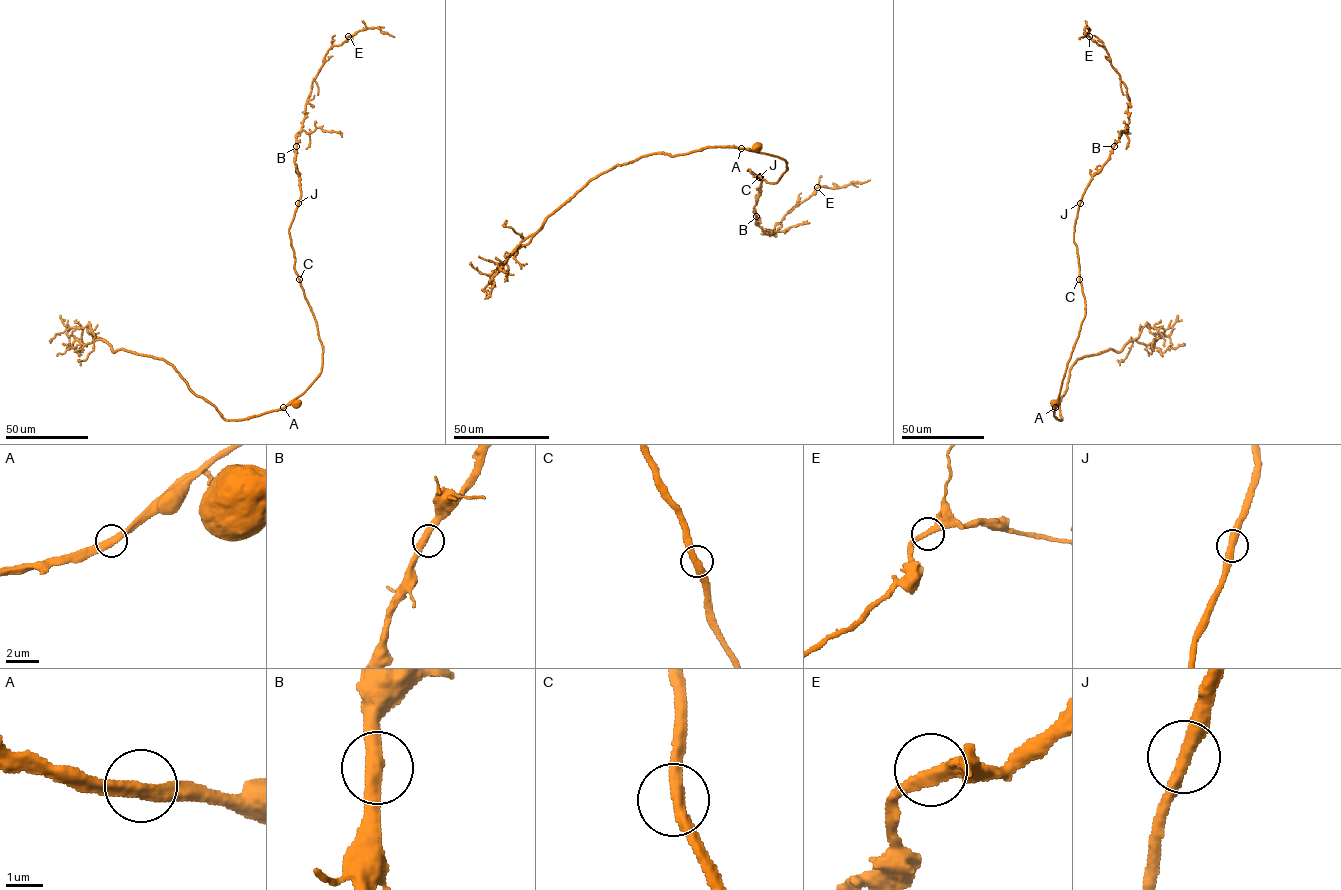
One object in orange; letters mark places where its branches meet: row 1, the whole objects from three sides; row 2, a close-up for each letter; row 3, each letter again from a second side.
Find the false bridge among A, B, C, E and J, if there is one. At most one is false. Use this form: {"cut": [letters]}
{"cut": []}

